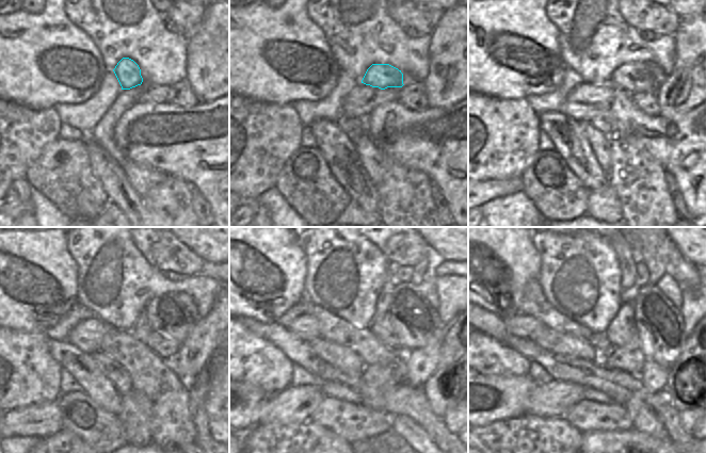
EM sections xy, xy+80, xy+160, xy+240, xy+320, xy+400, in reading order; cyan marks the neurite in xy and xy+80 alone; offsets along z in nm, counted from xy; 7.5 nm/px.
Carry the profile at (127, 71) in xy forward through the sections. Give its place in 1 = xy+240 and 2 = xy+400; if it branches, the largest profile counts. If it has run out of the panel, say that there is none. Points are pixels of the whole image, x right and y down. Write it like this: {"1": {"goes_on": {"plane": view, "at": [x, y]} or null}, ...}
{"1": {"goes_on": {"plane": "xy+240", "at": [173, 314]}}, "2": {"goes_on": {"plane": "xy+400", "at": [660, 326]}}}

